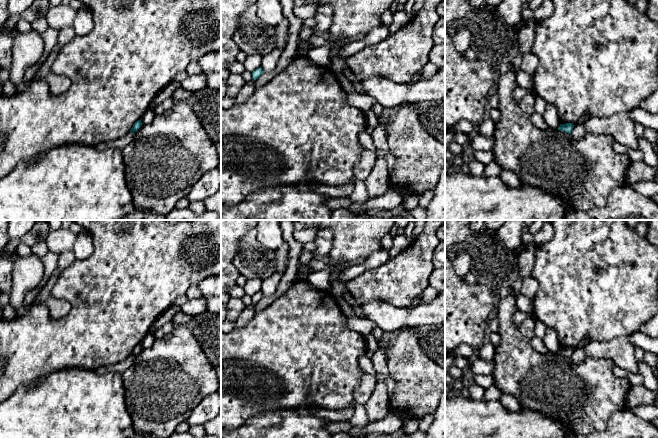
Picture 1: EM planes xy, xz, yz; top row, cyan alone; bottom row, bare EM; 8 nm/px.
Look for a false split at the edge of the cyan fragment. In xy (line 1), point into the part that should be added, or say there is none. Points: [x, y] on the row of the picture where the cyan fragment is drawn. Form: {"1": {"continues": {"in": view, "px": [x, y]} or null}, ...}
{"1": {"continues": null}}

